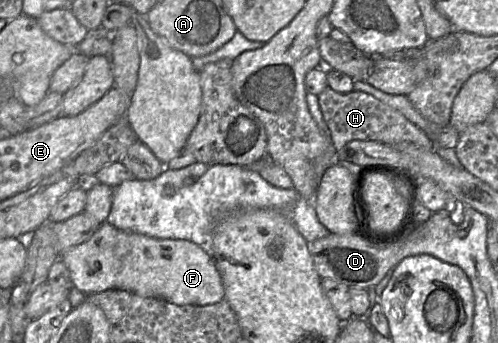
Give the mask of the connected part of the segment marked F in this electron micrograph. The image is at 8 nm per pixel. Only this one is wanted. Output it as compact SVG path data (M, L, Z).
M108 222L99 226L92 237L60 255L69 269L73 285L85 294L100 293L107 289L121 289L142 297L161 298L179 306L205 306L224 299L225 289L207 247L185 239L157 239L146 235L124 231Z

